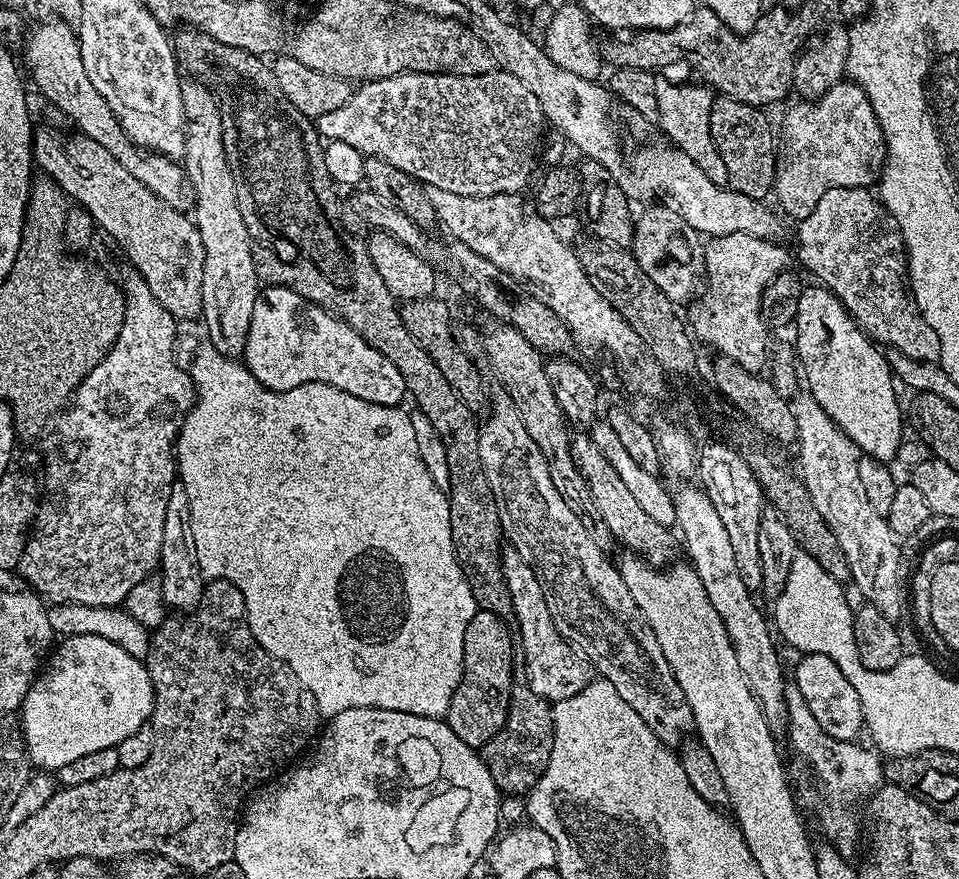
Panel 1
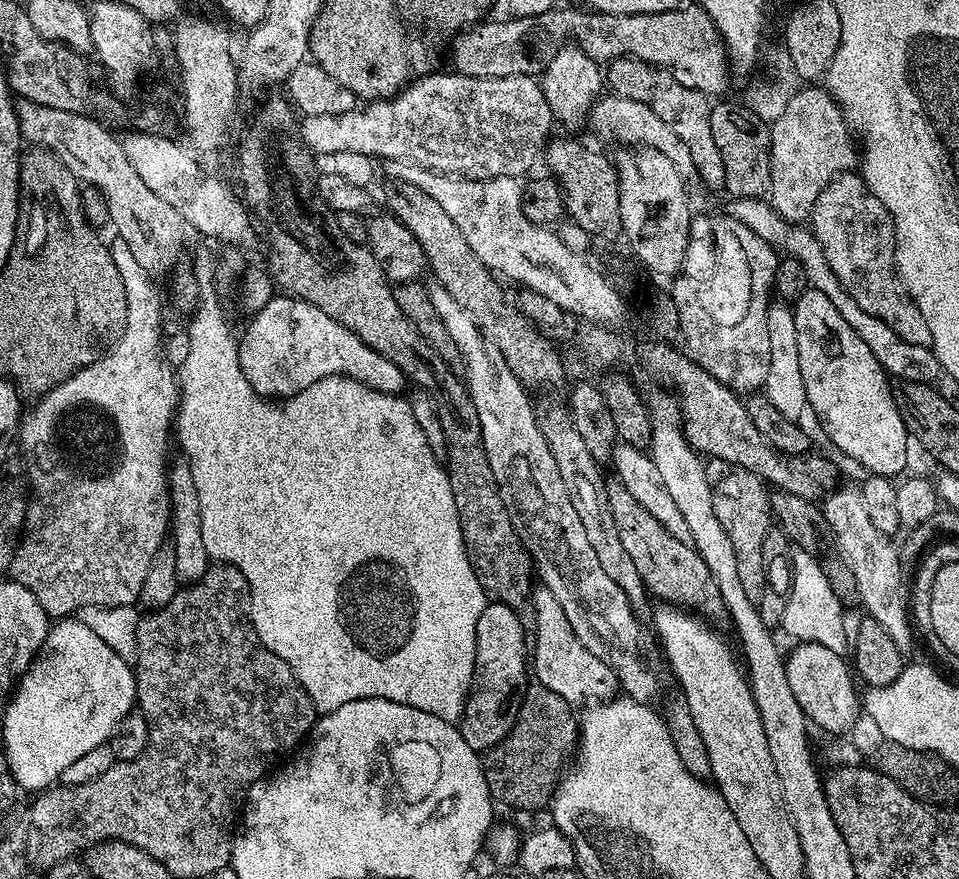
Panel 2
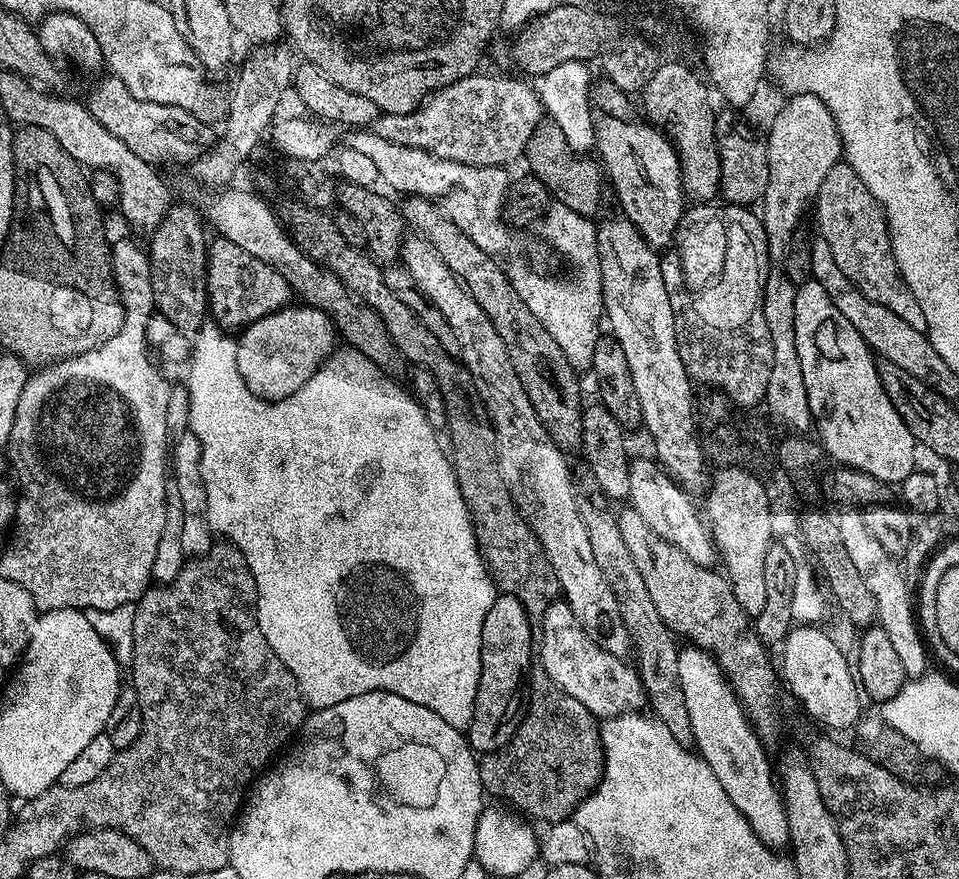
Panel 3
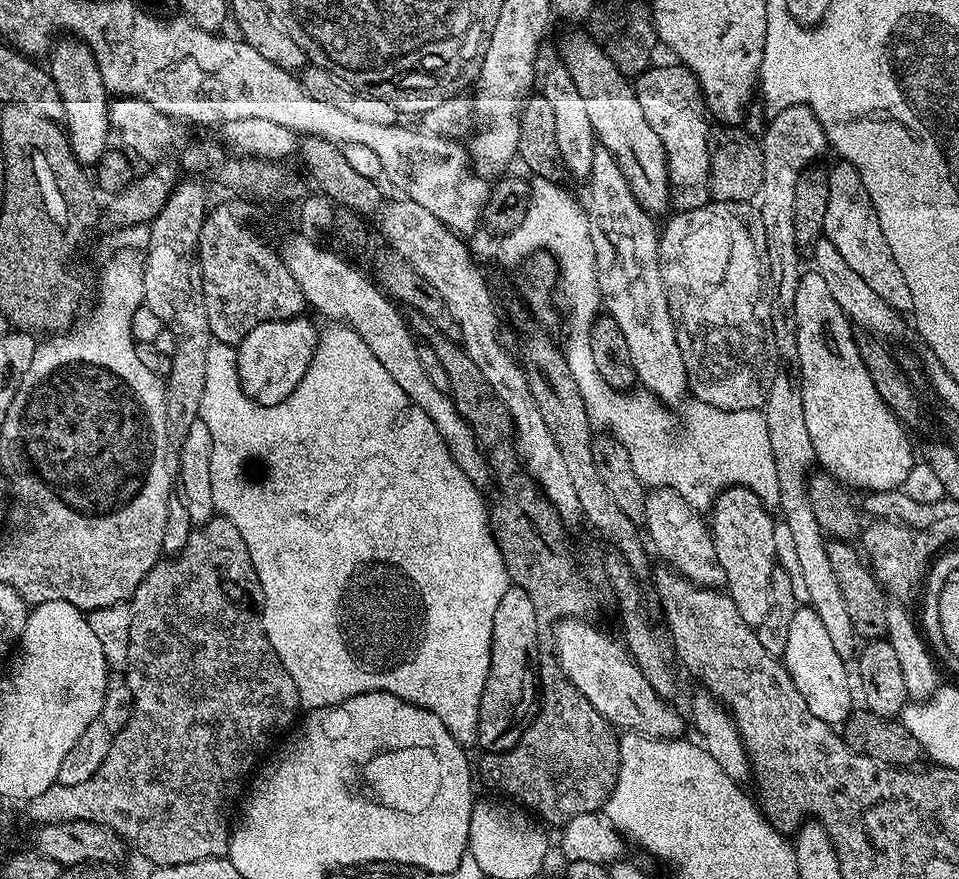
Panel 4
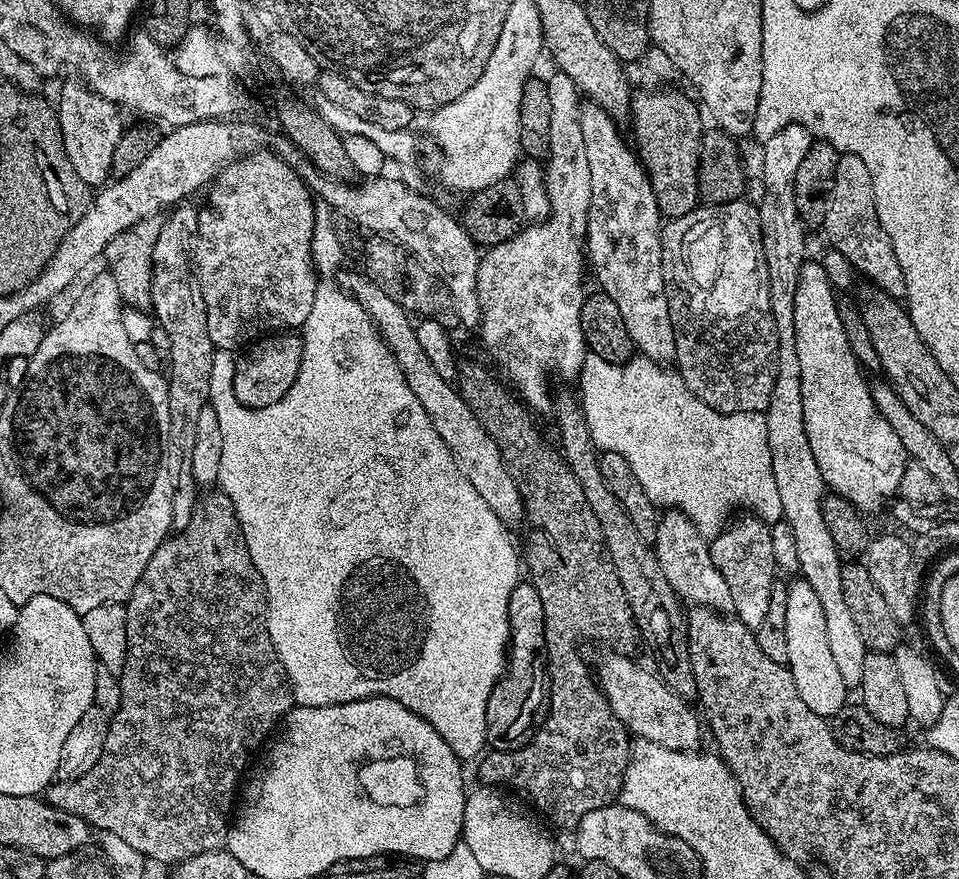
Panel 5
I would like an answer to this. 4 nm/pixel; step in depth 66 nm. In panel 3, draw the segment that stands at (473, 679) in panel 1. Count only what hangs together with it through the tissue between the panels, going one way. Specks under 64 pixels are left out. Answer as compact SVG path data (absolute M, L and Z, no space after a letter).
M511 594L497 595L496 601L490 606L490 610L486 610L486 622L482 622L482 670L480 671L480 677L478 678L478 694L474 698L474 714L470 718L468 727L466 729L466 735L468 738L468 745L472 747L472 751L477 754L483 754L486 752L493 752L498 750L505 742L507 742L513 734L518 730L520 725L520 717L526 707L526 683L524 679L530 676L530 673L534 668L534 634L530 630L530 622L528 621L528 615L524 609L524 603L520 601L516 596Z

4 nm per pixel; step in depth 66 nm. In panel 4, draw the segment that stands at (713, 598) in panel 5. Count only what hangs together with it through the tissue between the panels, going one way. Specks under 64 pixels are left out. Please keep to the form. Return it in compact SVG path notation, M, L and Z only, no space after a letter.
M653 488L645 495L645 500L646 514L644 515L643 527L648 528L648 532L646 531L647 539L654 552L654 547L656 547L657 554L664 559L661 561L667 567L676 569L690 582L700 584L704 588L723 589L726 582L726 570L722 570L722 562L718 562L718 553L714 550L712 534L705 517L692 508L690 502L686 502L686 498L682 498L682 494L678 494L672 488Z

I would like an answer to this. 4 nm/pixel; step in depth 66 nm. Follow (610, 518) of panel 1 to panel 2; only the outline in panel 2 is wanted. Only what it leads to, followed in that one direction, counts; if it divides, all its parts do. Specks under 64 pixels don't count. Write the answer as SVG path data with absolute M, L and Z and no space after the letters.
M618 478L607 481L608 505L610 518L614 518L614 526L618 529L618 539L622 541L622 550L634 558L634 566L638 566L638 574L642 574L642 582L653 597L656 596L668 606L679 606L691 610L709 621L716 622L719 616L725 615L722 594L718 594L718 586L702 558L695 548L686 540L674 538L646 506L638 503L638 498L626 490L626 486Z

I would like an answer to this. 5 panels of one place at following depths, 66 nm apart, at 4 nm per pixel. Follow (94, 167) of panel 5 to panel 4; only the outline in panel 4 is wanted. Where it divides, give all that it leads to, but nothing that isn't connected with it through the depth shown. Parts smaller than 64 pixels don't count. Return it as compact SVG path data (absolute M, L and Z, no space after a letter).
M64 38L53 43L47 60L46 71L54 78L54 86L58 86L58 94L64 103L64 120L72 153L78 163L96 166L110 148L108 144L110 93L104 89L98 62L90 46L83 40L75 38Z

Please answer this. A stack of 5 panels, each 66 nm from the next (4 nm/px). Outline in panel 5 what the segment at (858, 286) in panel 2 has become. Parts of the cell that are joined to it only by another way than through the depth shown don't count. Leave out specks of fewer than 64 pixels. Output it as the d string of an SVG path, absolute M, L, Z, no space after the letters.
M842 154L838 158L838 170L834 170L834 198L830 201L830 210L822 225L828 231L828 240L833 249L841 252L856 269L869 276L879 291L889 296L906 297L906 278L882 222L878 222L878 210L874 206L872 179L866 162L860 156Z

